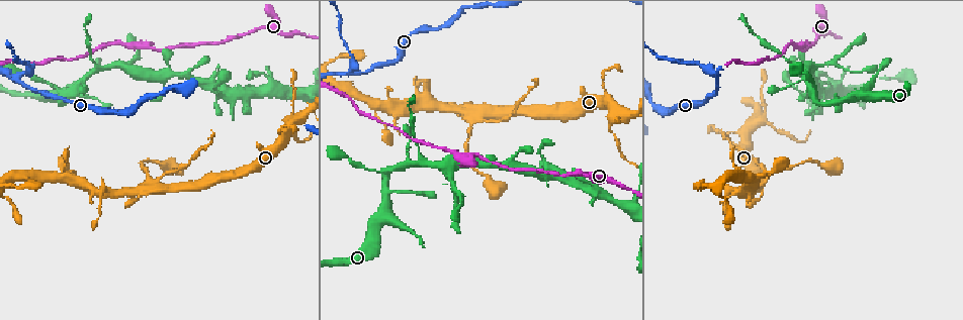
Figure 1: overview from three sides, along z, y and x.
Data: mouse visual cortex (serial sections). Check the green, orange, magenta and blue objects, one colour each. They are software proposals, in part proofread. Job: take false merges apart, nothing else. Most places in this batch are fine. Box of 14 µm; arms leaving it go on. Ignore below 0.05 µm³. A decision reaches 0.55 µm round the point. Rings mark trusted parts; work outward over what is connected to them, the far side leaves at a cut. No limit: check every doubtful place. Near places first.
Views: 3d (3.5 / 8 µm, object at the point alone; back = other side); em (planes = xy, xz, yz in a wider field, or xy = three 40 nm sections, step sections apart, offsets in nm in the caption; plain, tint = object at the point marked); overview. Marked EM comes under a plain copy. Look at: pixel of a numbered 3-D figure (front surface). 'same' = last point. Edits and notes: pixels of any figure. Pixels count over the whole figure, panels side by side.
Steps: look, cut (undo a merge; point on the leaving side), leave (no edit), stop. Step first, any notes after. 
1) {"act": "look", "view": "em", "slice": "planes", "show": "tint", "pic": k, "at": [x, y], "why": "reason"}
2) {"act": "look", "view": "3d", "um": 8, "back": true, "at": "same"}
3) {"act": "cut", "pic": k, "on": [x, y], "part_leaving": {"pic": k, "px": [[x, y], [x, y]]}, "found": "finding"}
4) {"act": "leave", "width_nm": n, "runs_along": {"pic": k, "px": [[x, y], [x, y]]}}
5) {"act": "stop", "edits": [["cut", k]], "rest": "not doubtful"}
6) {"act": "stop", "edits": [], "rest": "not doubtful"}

{"act": "look", "view": "3d", "um": 8, "pic": 1, "at": [479, 113], "why": "abrupt turn"}

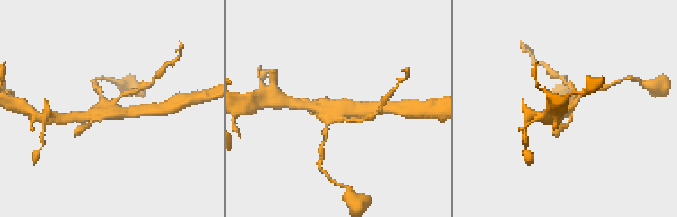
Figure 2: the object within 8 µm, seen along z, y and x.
{"act": "look", "view": "em", "slice": "xy", "step": 2, "show": "tint", "pic": 2, "at": [338, 109], "why": "shape alone is not enough"}

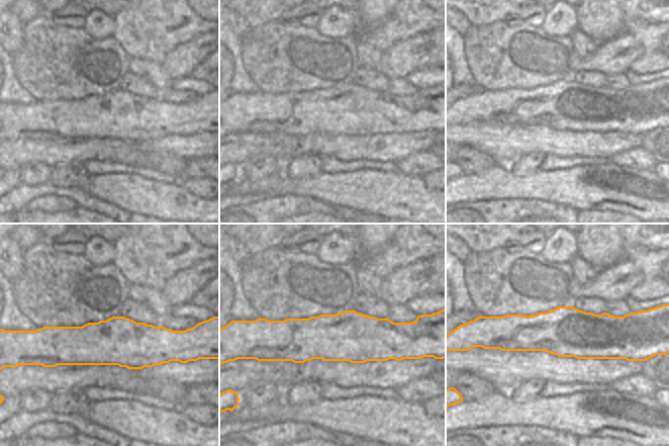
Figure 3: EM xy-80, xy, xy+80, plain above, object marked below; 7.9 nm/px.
{"act": "leave", "width_nm": 400, "runs_along": {"pic": 3, "px": [[266, 329], [281, 338], [399, 345]]}, "found": "continuous, no second cell"}

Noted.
{"act": "look", "view": "3d", "um": 3.5, "pic": 1, "at": [489, 121], "why": "thin neck"}

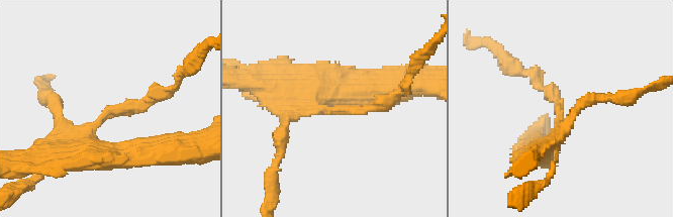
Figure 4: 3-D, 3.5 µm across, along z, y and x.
{"act": "look", "view": "em", "slice": "xy", "step": 2, "show": "tint", "pic": 4, "at": [112, 111]}

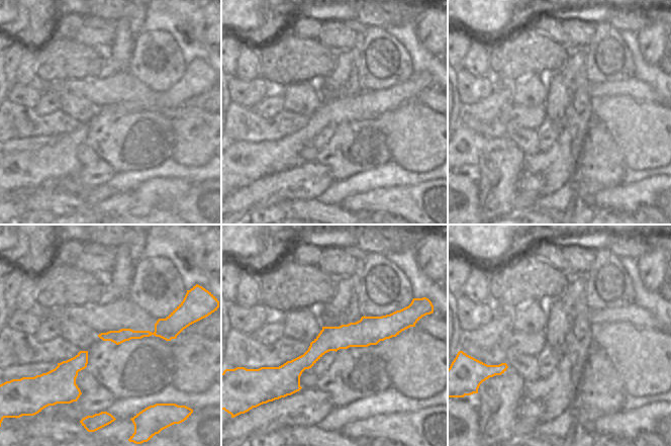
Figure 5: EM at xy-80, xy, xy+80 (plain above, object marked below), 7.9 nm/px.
{"act": "leave", "arm_widths_nm": [200, 350], "runs_along": {"pic": 4, "px": [[98, 155], [85, 136], [104, 115], [172, 87]]}, "found": "continuous, no second cell"}

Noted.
{"act": "look", "view": "3d", "um": 3.5, "pic": 1, "at": [808, 69], "why": "thick turns thin"}

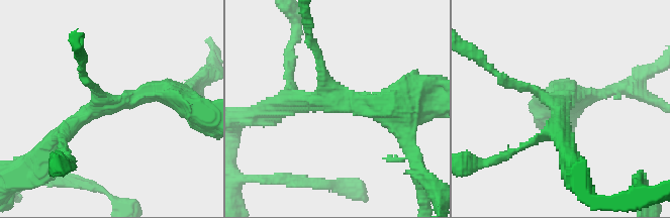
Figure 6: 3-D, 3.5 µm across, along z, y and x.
{"act": "look", "view": "em", "slice": "planes", "show": "tint", "pic": 6, "at": [558, 107], "arms": 3, "arm_widths_nm": [150, 200, 250], "why": "shape alone is not enough"}

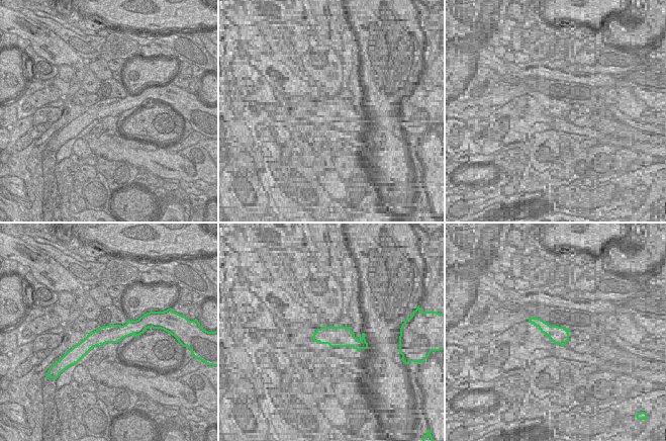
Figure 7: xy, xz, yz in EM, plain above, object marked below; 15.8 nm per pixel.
{"act": "leave", "runs_along": {"pic": 7, "px": [[136, 329], [105, 334], [76, 348]]}, "found": "one cell here"}

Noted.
{"act": "look", "view": "3d", "um": 3.5, "pic": 1, "at": [716, 81], "why": "three arms meet"}

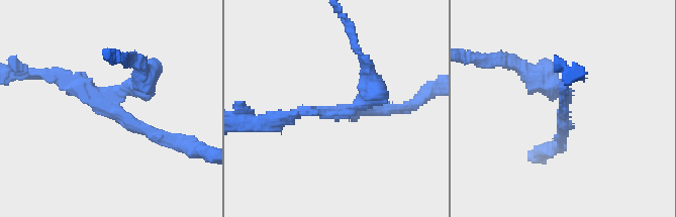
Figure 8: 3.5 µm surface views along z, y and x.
{"act": "look", "view": "em", "slice": "xy", "step": 5, "show": "tint", "pic": 8, "at": [116, 109], "arms": 3, "arm_widths_nm": [150, 200, 350]}

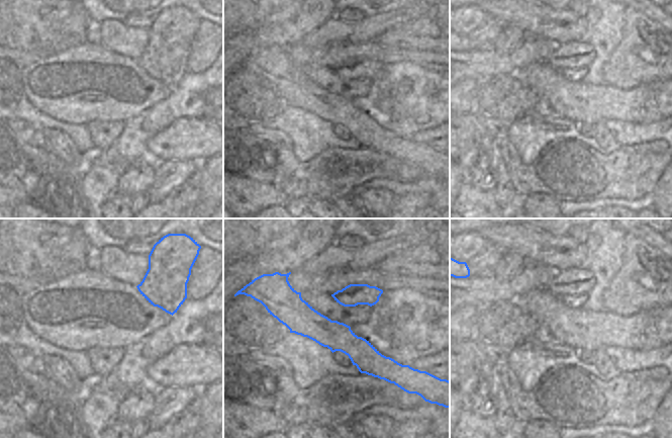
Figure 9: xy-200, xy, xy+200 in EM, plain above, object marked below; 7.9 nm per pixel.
{"act": "cut", "pic": 8, "on": [543, 80], "part_leaving": {"pic": 8, "px": [[342, 115], [370, 97], [354, 45]]}, "found": "two cells meet here"}

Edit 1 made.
{"act": "stop", "edits": [["cut", 8]], "rest": "not doubtful"}

